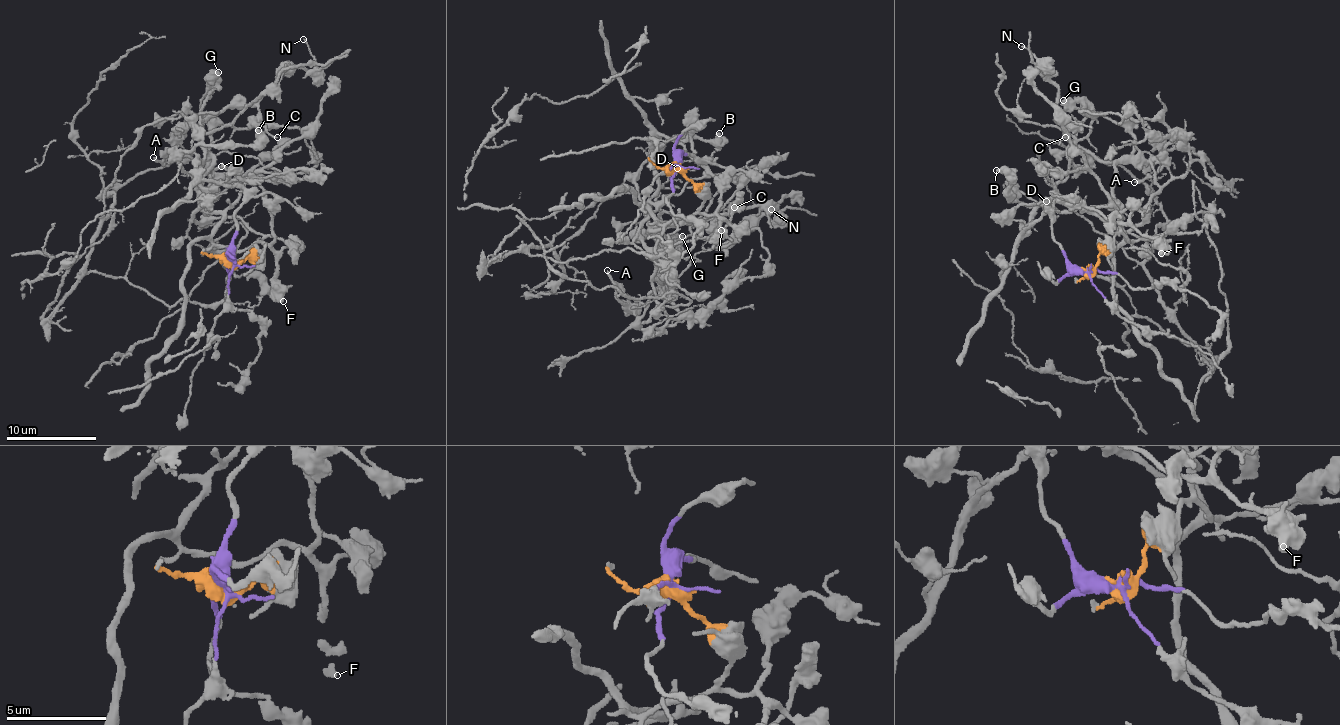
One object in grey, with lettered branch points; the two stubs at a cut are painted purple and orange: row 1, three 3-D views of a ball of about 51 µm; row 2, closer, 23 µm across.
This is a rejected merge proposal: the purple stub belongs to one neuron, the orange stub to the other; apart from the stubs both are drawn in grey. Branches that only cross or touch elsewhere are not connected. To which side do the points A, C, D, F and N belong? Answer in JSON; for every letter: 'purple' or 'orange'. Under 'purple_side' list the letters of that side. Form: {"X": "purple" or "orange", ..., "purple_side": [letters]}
{"A": "orange", "C": "orange", "D": "orange", "F": "orange", "N": "orange", "purple_side": []}

